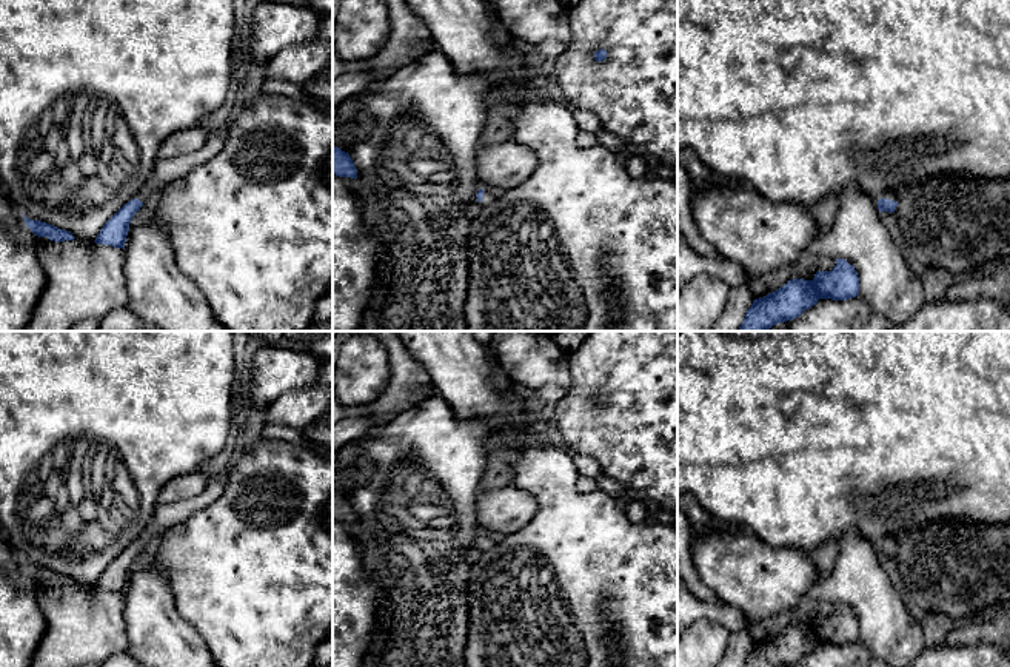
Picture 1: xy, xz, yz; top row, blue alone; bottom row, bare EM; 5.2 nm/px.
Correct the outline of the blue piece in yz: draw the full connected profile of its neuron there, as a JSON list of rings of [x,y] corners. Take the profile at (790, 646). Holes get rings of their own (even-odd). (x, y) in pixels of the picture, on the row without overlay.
[[[845,604],[831,616],[818,616],[811,625],[791,624],[779,635],[754,644],[744,667],[787,667],[799,662],[819,644],[847,645],[859,639],[859,622]]]

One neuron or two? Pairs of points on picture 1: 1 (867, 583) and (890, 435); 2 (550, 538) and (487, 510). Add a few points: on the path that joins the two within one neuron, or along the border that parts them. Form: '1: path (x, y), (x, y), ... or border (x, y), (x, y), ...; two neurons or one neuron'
1: border (838, 538), (847, 530), (855, 529), (876, 546); two neurons
2: border (524, 489), (536, 512), (501, 536); two neurons

